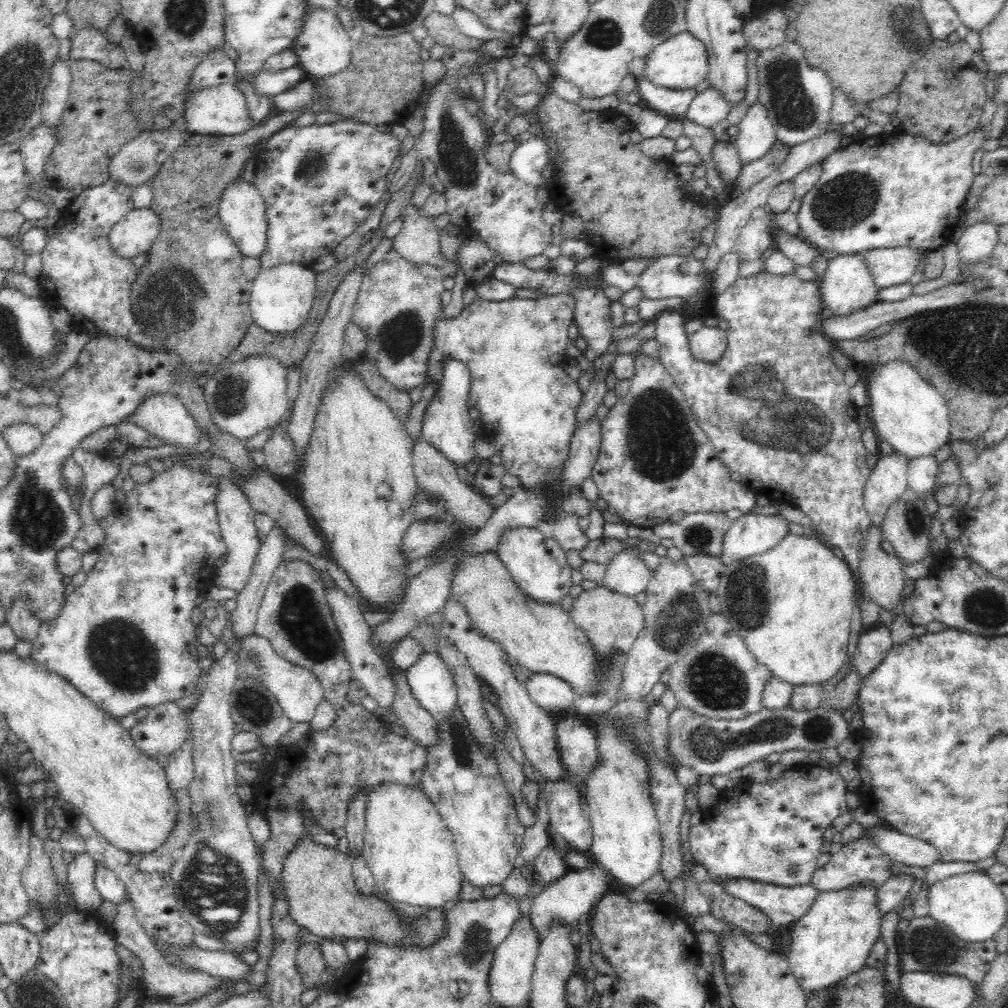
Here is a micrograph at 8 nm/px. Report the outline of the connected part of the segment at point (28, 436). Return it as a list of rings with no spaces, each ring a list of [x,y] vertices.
[[[16,423],[7,426],[1,435],[14,456],[26,456],[42,444],[43,434],[30,423]]]

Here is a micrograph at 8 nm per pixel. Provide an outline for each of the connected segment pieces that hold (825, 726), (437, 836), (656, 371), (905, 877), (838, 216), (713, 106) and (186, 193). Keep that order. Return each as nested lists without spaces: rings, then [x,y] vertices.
[[[678,705],[668,718],[668,751],[676,765],[686,765],[700,775],[712,777],[728,774],[736,768],[744,768],[755,760],[766,758],[772,752],[835,748],[852,733],[848,724],[842,713],[834,712],[822,705],[808,710],[794,710],[790,707],[768,710],[762,707],[762,710],[738,720],[714,720]]]
[[[384,783],[375,786],[375,789],[368,793],[362,853],[372,871],[376,890],[390,901],[406,902],[410,906],[420,906],[425,910],[440,909],[445,902],[457,899],[463,876],[454,837],[420,786]]]
[[[636,353],[634,372],[629,378],[627,395],[618,399],[618,404],[609,408],[609,413],[601,421],[599,455],[591,472],[598,488],[616,514],[637,527],[654,527],[669,521],[672,514],[684,512],[727,512],[738,508],[743,514],[752,513],[752,508],[763,500],[744,483],[730,479],[730,471],[718,458],[716,449],[709,442],[708,435],[696,422],[685,395],[676,385],[659,357]]]
[[[902,872],[888,877],[876,892],[877,908],[880,909],[880,913],[885,915],[907,898],[914,882],[914,876]]]
[[[976,128],[973,132],[964,134],[952,142],[933,143],[927,138],[917,137],[913,134],[908,134],[903,131],[893,133],[883,133],[878,136],[864,137],[854,140],[848,146],[836,149],[832,154],[829,154],[822,162],[821,178],[818,183],[810,190],[803,198],[801,207],[796,214],[798,223],[800,223],[800,235],[806,239],[808,243],[815,246],[818,250],[832,249],[838,254],[854,254],[861,253],[865,250],[875,248],[892,248],[897,246],[906,246],[922,252],[941,248],[949,241],[953,240],[961,229],[958,226],[958,219],[963,213],[963,205],[967,200],[967,194],[973,184],[975,175],[972,171],[972,157],[976,150],[981,149],[983,143],[987,139],[985,137],[986,128]]]
[[[709,87],[692,99],[685,116],[689,120],[711,129],[718,122],[727,118],[730,110],[732,110],[732,105],[718,91]]]
[[[294,110],[268,118],[258,126],[258,134],[248,134],[248,146],[252,144],[250,148],[224,146],[220,154],[214,146],[220,146],[220,138],[226,138],[226,135],[189,134],[164,161],[150,183],[154,194],[150,208],[160,219],[160,228],[156,240],[148,249],[144,265],[138,268],[138,274],[132,283],[131,311],[134,313],[137,329],[157,339],[163,348],[179,354],[180,360],[195,376],[202,376],[214,370],[228,354],[232,354],[253,324],[249,307],[251,282],[241,269],[243,254],[226,232],[226,227],[219,217],[219,204],[224,188],[242,175],[243,169],[240,169],[240,166],[245,166],[244,158],[253,154],[252,150],[256,144],[263,143],[275,132],[283,130],[305,112],[307,110]]]

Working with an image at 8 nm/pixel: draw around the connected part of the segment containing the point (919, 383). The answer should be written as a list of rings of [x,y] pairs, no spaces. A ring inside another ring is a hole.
[[[895,360],[874,366],[866,386],[872,428],[878,438],[892,445],[894,452],[910,460],[934,455],[940,446],[950,442],[952,426],[946,399],[908,361]]]

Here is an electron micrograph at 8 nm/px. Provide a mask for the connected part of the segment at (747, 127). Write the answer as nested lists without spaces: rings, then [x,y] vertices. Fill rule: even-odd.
[[[760,102],[747,111],[737,126],[740,132],[735,145],[742,164],[762,158],[777,141],[776,130]]]

